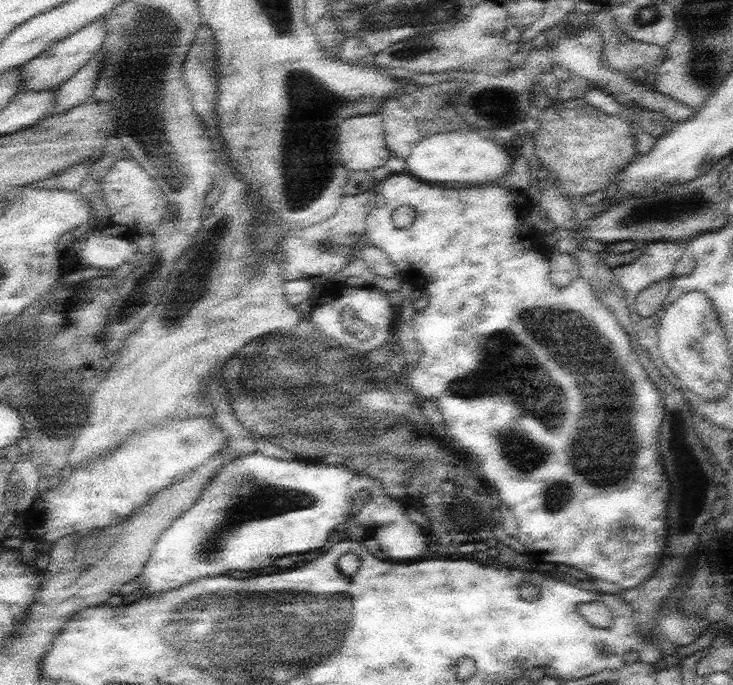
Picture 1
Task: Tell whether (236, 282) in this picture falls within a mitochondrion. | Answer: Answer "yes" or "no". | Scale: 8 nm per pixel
no

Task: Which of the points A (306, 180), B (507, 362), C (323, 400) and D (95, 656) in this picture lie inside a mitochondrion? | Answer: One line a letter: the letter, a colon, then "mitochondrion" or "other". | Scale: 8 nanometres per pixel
A: mitochondrion
B: mitochondrion
C: mitochondrion
D: other

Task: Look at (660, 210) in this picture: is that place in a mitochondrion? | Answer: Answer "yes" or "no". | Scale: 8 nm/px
yes

